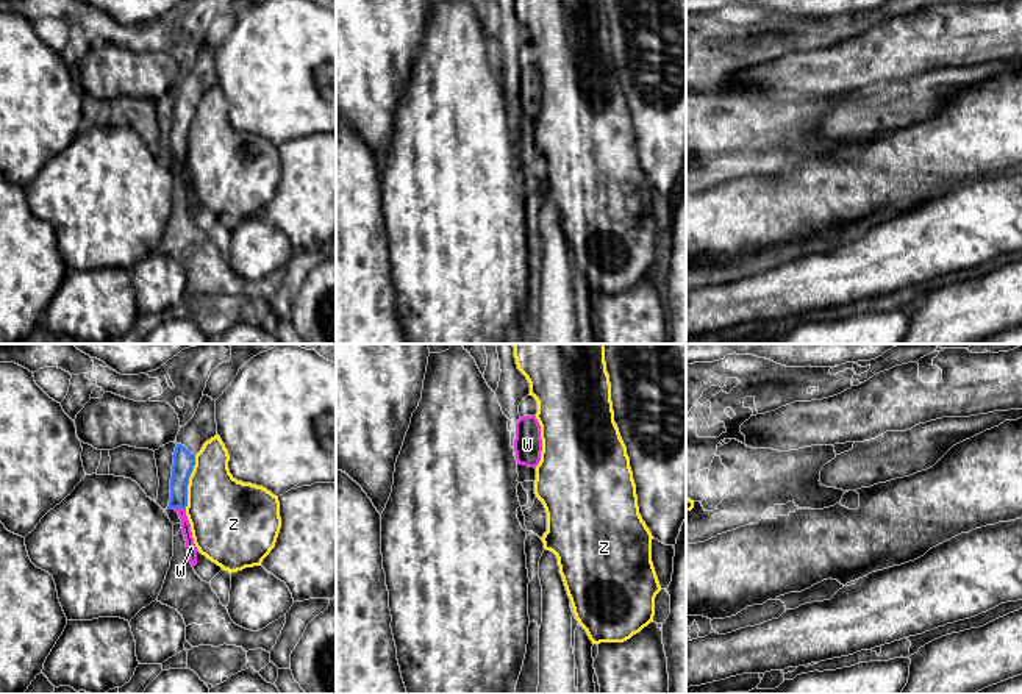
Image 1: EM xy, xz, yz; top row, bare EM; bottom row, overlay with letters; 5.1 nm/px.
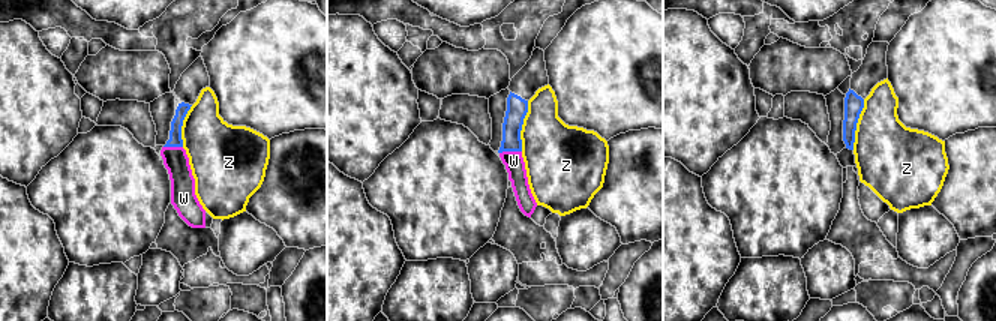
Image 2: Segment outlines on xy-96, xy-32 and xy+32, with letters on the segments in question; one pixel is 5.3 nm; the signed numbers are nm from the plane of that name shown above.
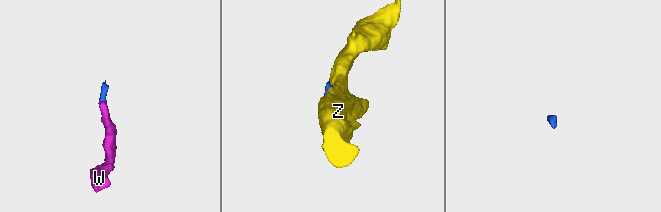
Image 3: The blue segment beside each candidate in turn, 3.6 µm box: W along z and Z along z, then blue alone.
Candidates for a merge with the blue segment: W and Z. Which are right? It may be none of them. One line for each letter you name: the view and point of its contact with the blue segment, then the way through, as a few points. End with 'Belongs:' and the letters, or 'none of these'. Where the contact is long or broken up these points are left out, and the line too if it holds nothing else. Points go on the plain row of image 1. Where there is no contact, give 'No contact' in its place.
W: Touches blue at xy (177, 157)
Belongs: W

